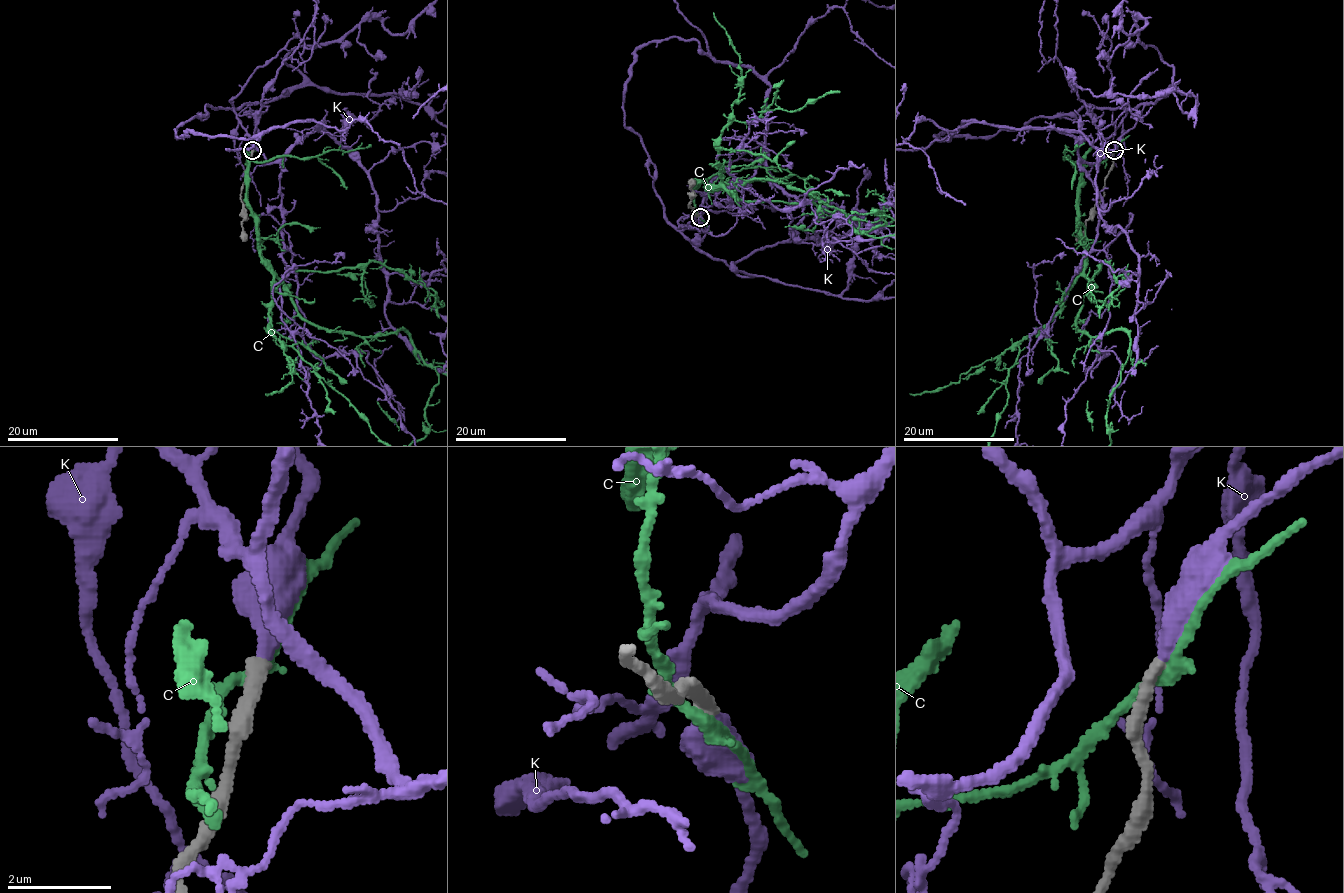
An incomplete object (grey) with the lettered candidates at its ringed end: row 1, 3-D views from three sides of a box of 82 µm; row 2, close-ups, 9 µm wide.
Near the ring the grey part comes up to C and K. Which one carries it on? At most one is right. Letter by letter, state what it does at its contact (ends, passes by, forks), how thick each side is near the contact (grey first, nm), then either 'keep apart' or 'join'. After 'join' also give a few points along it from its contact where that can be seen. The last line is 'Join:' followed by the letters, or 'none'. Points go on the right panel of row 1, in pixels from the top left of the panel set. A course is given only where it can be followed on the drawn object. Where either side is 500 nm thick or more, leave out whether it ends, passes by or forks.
C: it passes by; 320 nm thick on the grey side, 240 nm on the other; keep apart
K: it ends there; 280 nm thick on the grey side, 360 nm on the other; join
Join: K

